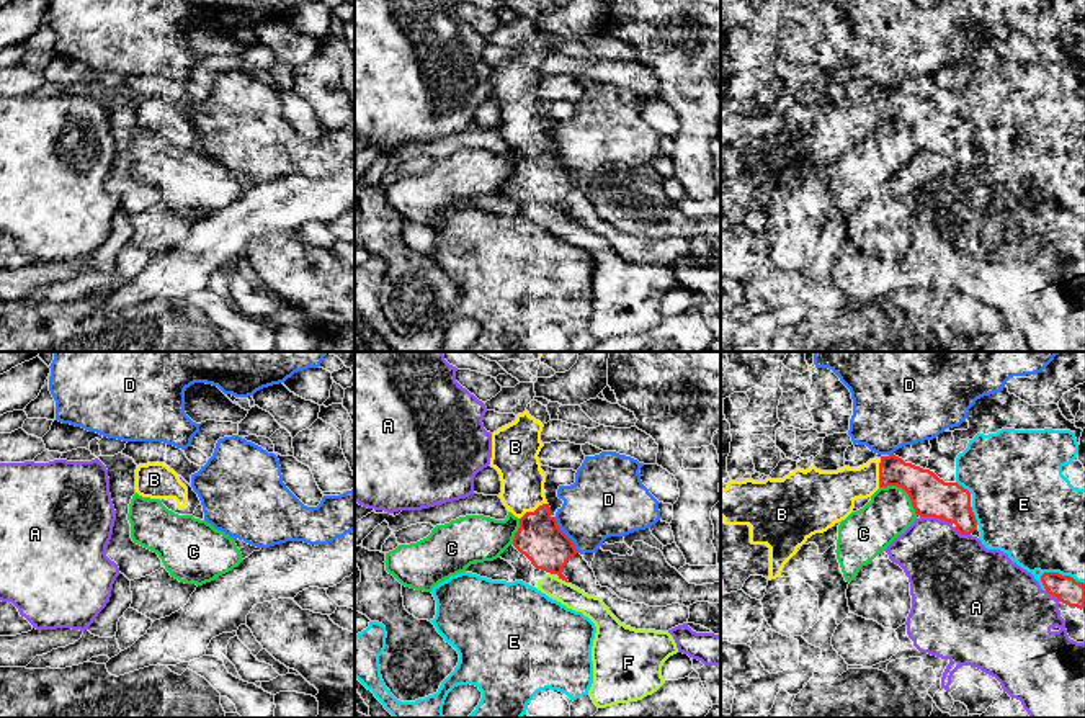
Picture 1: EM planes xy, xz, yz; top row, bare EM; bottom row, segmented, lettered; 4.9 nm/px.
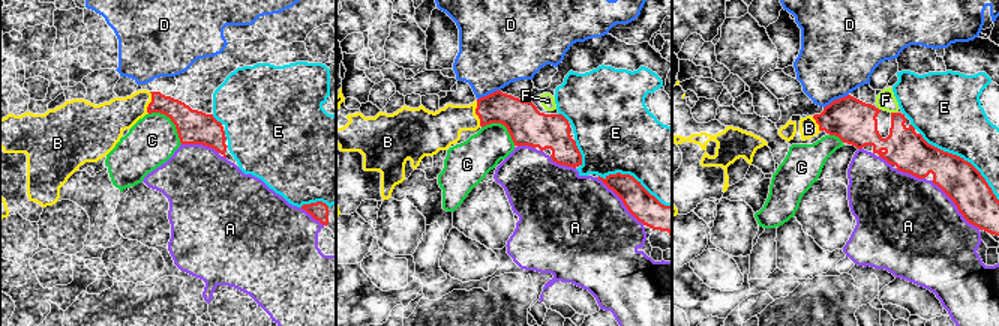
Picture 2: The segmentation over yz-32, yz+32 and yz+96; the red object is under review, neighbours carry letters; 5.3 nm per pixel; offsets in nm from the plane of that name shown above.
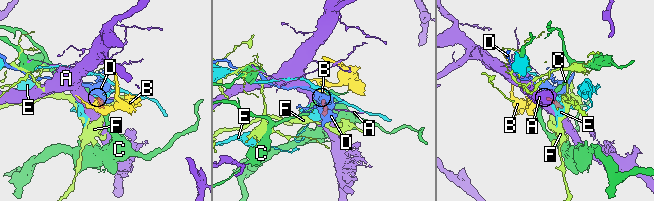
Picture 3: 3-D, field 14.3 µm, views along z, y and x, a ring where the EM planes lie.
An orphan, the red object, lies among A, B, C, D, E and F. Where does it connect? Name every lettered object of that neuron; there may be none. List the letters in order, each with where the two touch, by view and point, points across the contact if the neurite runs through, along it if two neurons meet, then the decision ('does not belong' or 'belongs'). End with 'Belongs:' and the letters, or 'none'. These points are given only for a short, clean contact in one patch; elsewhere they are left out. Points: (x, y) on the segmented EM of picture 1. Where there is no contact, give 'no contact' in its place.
A: yz (937, 517) | does not belong
B: yz (879, 473) | belongs
C: yz (904, 489) | does not belong
D: xz (566, 535) | does not belong
E: yz (1058, 573) | does not belong
F: xz (562, 579) | along xz (558, 578), (567, 583) | does not belong
Belongs: B

